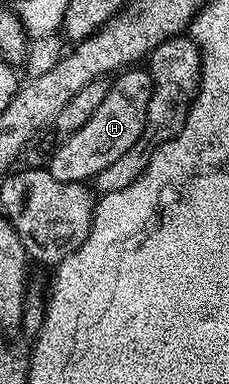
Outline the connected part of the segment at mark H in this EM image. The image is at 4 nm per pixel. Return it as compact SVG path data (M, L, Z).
M128 68L111 82L105 101L97 107L97 112L85 120L85 124L68 138L62 139L45 169L62 182L86 183L93 180L109 164L116 160L129 148L137 144L141 132L147 123L147 109L151 99L151 75L143 68Z

